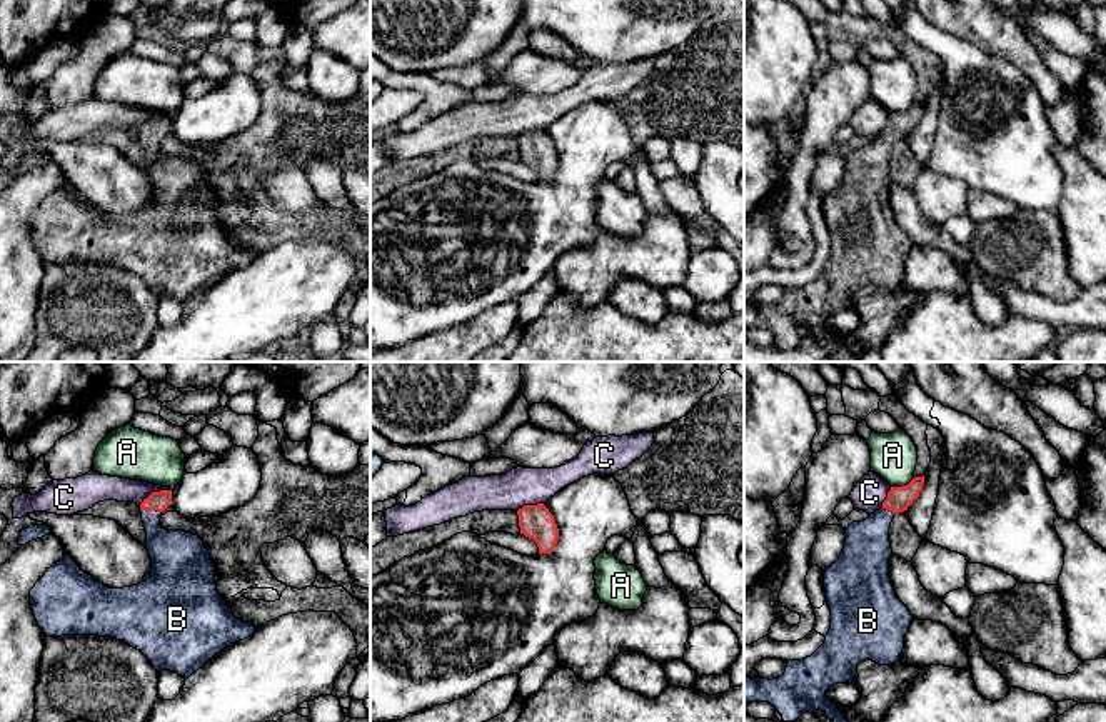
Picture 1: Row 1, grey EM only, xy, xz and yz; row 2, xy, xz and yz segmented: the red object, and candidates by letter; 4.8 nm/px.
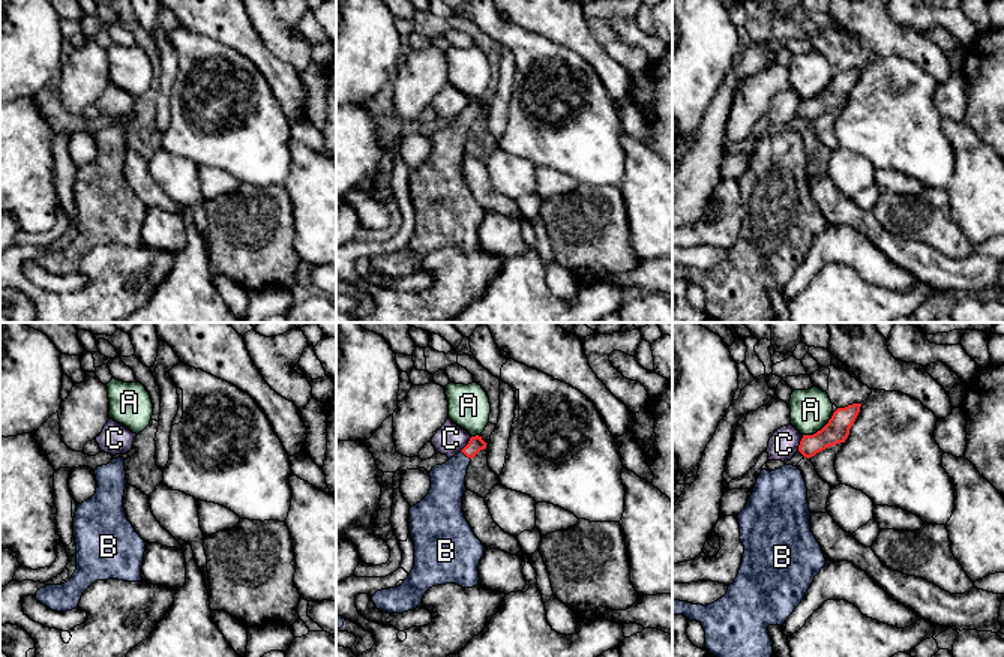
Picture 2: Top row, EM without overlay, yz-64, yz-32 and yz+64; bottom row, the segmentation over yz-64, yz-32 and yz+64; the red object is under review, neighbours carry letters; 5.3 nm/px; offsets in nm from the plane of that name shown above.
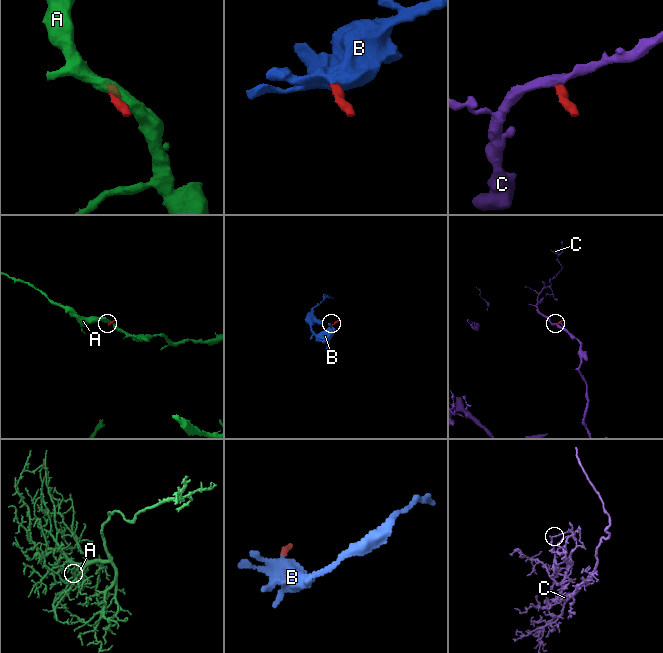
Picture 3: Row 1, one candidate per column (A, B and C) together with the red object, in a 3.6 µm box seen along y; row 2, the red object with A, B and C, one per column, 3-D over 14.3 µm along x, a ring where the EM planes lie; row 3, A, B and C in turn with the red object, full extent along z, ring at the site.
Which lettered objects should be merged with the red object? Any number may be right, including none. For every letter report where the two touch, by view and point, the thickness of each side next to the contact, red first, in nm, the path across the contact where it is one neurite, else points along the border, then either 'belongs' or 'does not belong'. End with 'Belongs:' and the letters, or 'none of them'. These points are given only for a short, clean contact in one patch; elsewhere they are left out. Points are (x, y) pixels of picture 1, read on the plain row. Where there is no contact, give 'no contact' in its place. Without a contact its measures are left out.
A: meets red in yz at (903, 112); 120 nm thick on the red side, 220 nm on the other; border along yz (914, 104), (906, 110), (891, 114); does not belong
B: meets red in xy at (150, 135); 100 nm thick on the red side, 240 nm on the other; runs through xy (157, 127), (150, 135), (155, 160), (175, 180); belongs
C: meets red in xy at (154, 119); 100 nm thick on the red side, 130 nm on the other; border along xy (169, 115), (150, 119), (139, 130); does not belong
Belongs: B

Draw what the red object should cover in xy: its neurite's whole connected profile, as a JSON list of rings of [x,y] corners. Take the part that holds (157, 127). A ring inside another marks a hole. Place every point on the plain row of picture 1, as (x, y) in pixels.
[[[172,117],[152,118],[140,130],[147,158],[145,175],[152,198],[145,208],[123,215],[108,215],[85,200],[65,182],[53,190],[30,217],[30,232],[47,263],[97,262],[112,263],[140,277],[157,298],[177,298],[189,305],[209,285],[232,270],[250,263],[255,253],[235,245],[215,210],[215,190],[199,162],[165,157],[162,138],[172,132]]]

